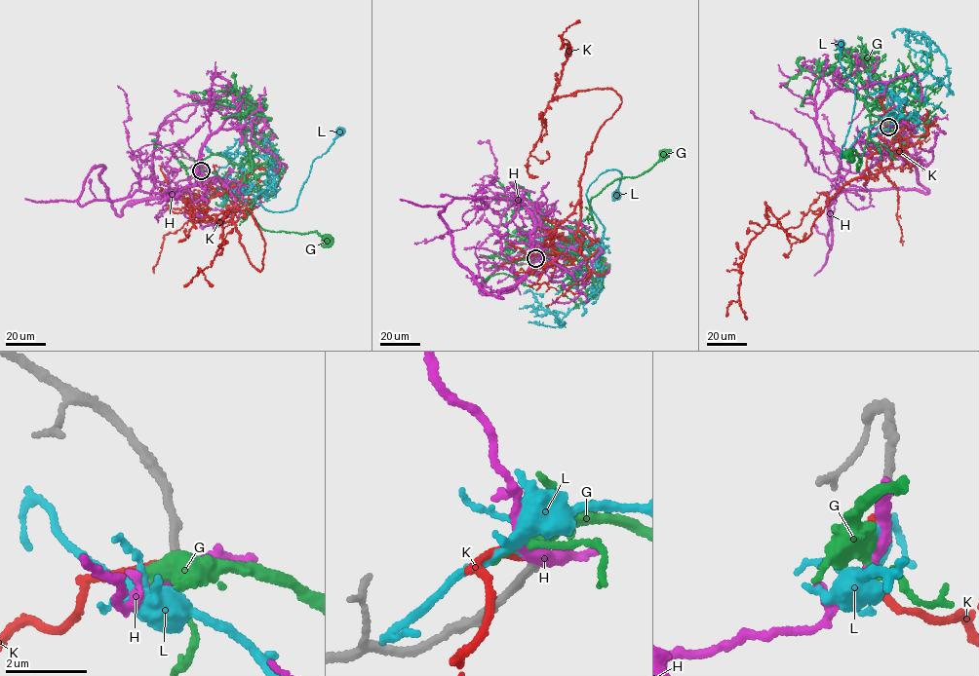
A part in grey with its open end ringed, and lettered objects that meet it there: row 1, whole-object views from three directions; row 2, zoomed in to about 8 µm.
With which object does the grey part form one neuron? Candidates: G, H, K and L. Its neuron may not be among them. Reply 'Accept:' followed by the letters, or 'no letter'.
Accept: G

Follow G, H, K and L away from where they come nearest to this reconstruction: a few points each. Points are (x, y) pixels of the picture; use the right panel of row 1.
G: (888, 127), (899, 120), (899, 115), (871, 112), (859, 169), (859, 157), (854, 150), (848, 153)
H: (888, 127), (877, 133), (928, 191), (843, 189), (828, 207), (830, 247), (836, 189), (799, 138), (750, 110)
K: (888, 127), (909, 144), (876, 176), (840, 189), (802, 242), (764, 203), (768, 223), (746, 250), (726, 316)
L: (888, 127), (897, 110), (863, 129), (841, 157), (855, 93), (841, 65), (841, 44)

